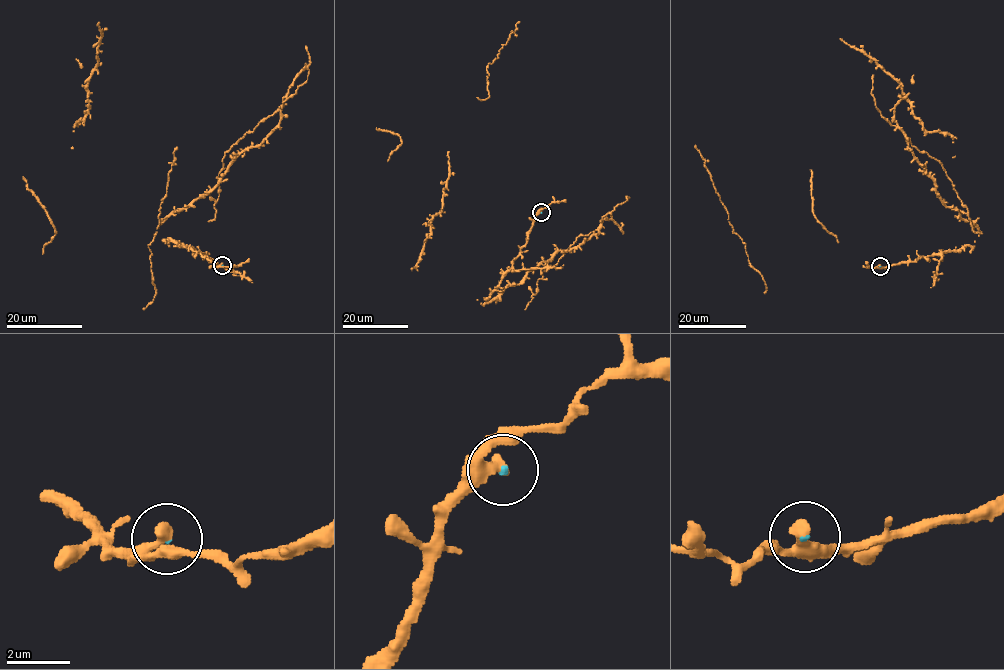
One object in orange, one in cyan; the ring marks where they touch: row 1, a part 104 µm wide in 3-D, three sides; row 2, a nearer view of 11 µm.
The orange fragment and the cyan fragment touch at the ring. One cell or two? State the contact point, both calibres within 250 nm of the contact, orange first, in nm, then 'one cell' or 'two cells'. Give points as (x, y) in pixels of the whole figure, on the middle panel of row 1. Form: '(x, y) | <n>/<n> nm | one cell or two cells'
(541, 212) | 320/60 nm | one cell

